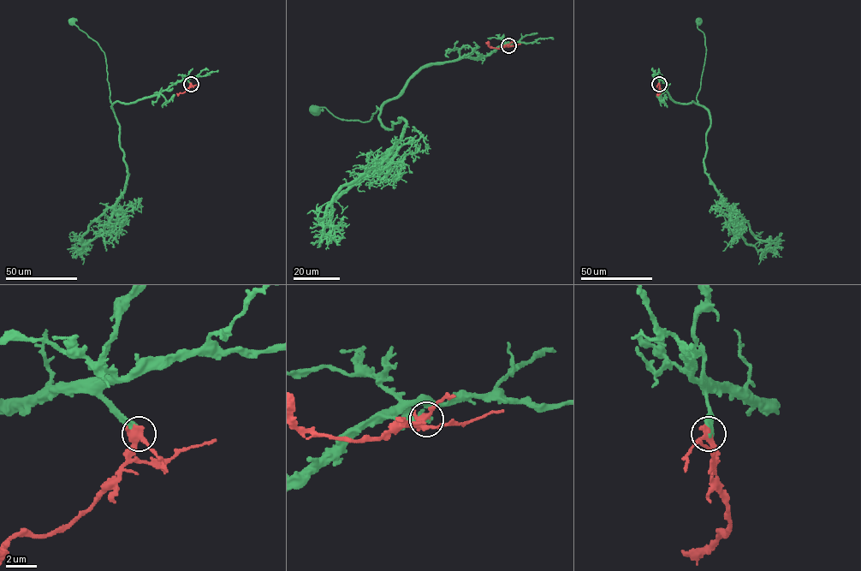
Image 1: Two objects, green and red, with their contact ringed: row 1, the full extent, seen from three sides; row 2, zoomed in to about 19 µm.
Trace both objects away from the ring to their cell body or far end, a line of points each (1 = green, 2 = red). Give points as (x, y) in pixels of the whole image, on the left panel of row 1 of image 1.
1: (191, 84), (187, 80), (178, 80), (164, 90), (135, 101), (112, 104), (104, 53), (72, 20)
2: (191, 84), (184, 92), (176, 93)

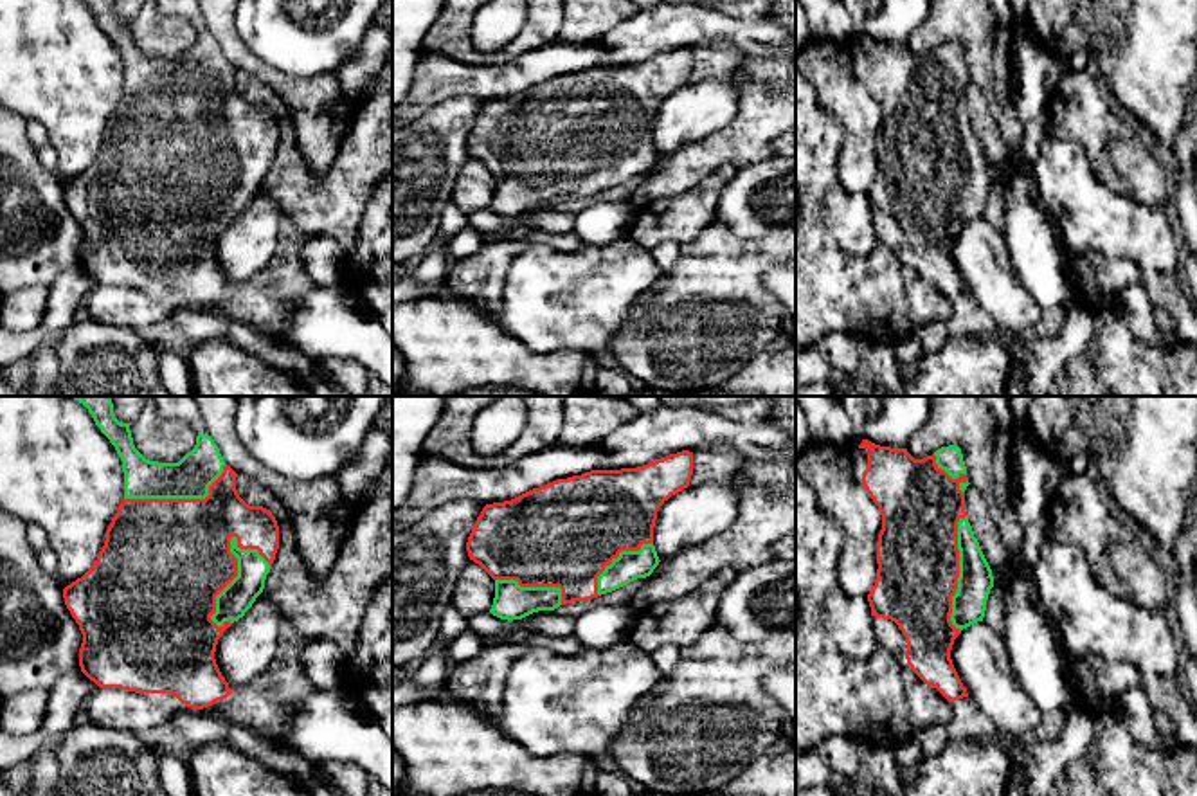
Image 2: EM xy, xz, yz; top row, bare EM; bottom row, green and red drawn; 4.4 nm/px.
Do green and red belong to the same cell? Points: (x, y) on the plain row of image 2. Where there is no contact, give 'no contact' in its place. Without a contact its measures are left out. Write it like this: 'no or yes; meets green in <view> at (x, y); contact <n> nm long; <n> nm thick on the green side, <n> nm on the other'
yes; meets green in xy at (231, 179); contact 420 nm long; 150 nm thick on the green side, 460 nm on the other

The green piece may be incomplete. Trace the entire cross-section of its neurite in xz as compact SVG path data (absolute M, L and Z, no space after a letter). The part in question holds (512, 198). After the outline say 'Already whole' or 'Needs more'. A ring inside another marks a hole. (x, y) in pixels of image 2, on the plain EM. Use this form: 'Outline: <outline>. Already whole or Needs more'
Outline: M682 47L637 65L556 76L511 97L486 101L466 148L495 176L490 209L508 218L522 216L650 173L661 158L653 142L657 108L689 83L691 72L693 49Z. Needs more

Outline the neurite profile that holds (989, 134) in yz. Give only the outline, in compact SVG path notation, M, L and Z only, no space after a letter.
M972 81L965 86L965 106L974 133L977 135L979 144L992 166L994 180L1006 182L1010 173L1010 151L985 97Z

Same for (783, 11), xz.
M772 0L769 18L796 32L796 0Z

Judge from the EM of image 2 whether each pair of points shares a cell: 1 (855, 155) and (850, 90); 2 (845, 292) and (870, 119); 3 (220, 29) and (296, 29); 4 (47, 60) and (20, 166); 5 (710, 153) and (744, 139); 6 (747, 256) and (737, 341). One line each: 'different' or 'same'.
1: same
2: different
3: different
4: different
5: same
6: same

